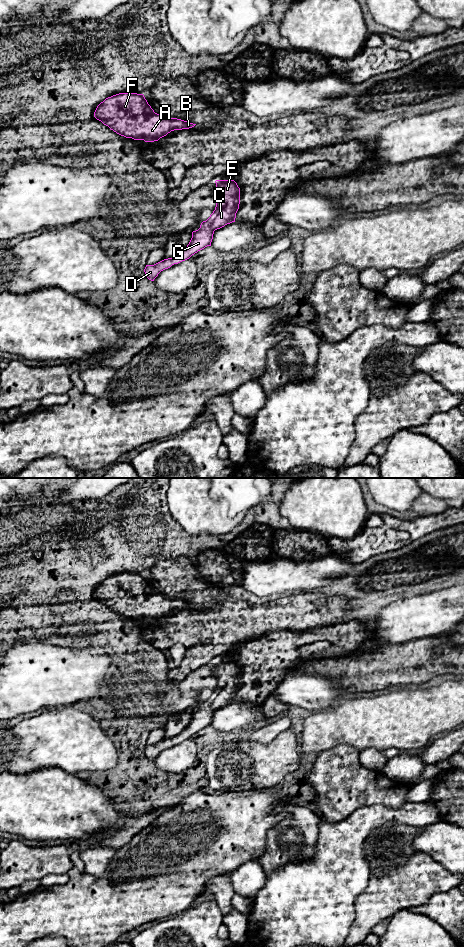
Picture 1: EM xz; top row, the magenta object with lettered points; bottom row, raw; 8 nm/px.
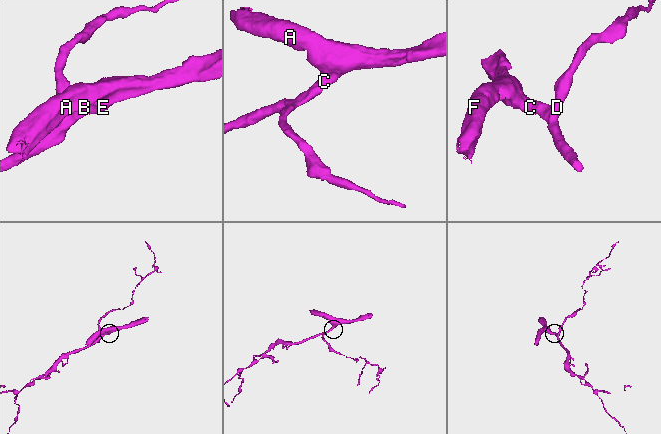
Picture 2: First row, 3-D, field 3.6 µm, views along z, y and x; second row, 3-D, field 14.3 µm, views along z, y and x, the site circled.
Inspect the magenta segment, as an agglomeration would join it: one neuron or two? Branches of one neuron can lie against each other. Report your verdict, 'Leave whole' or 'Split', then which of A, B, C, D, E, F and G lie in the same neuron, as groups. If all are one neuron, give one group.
Leave whole. Groups: A B C D E F G

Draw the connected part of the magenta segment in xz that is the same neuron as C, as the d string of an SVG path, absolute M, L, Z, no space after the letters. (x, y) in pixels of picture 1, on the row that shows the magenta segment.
M216 180L215 183L216 207L213 213L201 223L198 230L192 232L189 244L181 253L154 265L146 265L144 272L149 280L154 281L161 271L189 259L205 247L211 246L214 231L235 222L240 204L240 188L234 180Z

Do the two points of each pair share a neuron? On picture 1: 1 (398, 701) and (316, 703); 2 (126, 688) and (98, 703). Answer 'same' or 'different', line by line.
1: different
2: same

